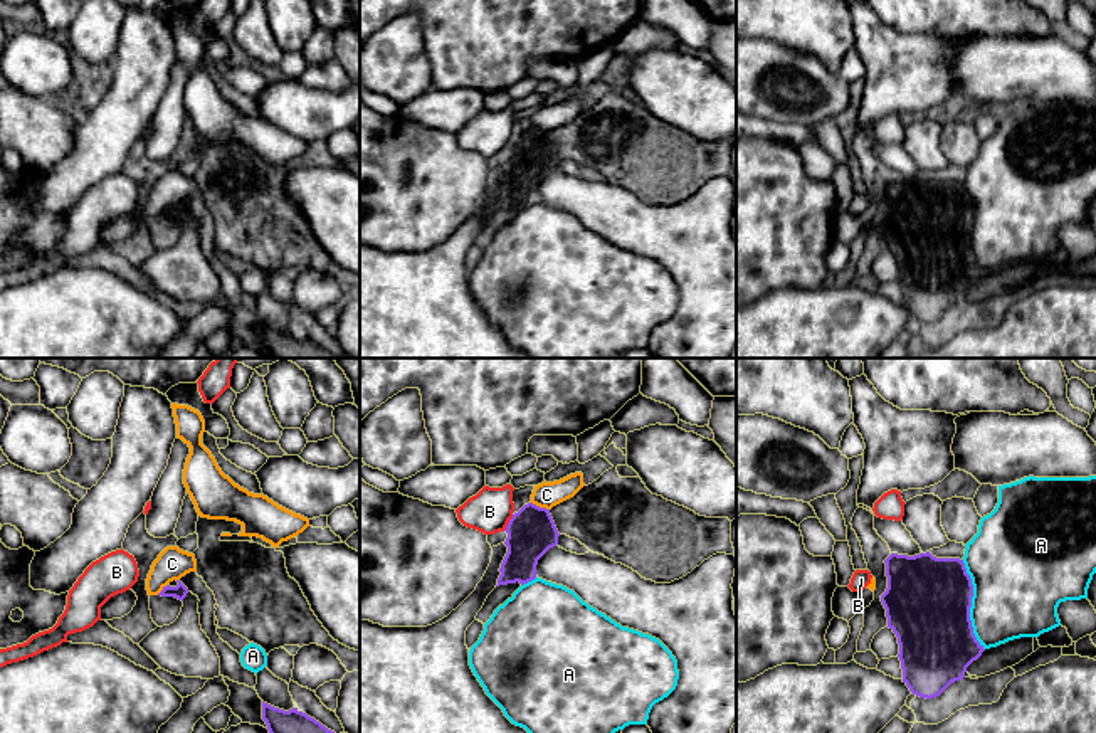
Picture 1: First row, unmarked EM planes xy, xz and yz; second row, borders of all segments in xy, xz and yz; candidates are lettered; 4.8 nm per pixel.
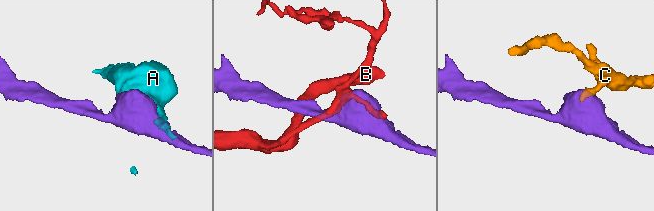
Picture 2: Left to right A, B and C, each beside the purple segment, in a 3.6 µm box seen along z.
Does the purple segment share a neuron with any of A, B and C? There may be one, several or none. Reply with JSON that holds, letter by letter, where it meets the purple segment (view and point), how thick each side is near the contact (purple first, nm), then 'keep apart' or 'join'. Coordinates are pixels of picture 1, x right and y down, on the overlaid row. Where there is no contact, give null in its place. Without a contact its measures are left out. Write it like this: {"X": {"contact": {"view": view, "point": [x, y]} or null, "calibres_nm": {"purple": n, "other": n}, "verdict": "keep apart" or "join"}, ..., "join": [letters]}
{"A": {"contact": {"view": "yz", "point": [970, 606]}, "calibres_nm": {"purple": 400, "other": 440}, "verdict": "keep apart"}, "B": {"contact": {"view": "xz", "point": [508, 523]}, "calibres_nm": {"purple": 240, "other": 200}, "verdict": "keep apart"}, "C": {"contact": {"view": "xz", "point": [538, 506]}, "calibres_nm": {"purple": 240, "other": 130}, "verdict": "keep apart"}, "join": []}

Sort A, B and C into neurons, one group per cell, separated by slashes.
A / B / C

